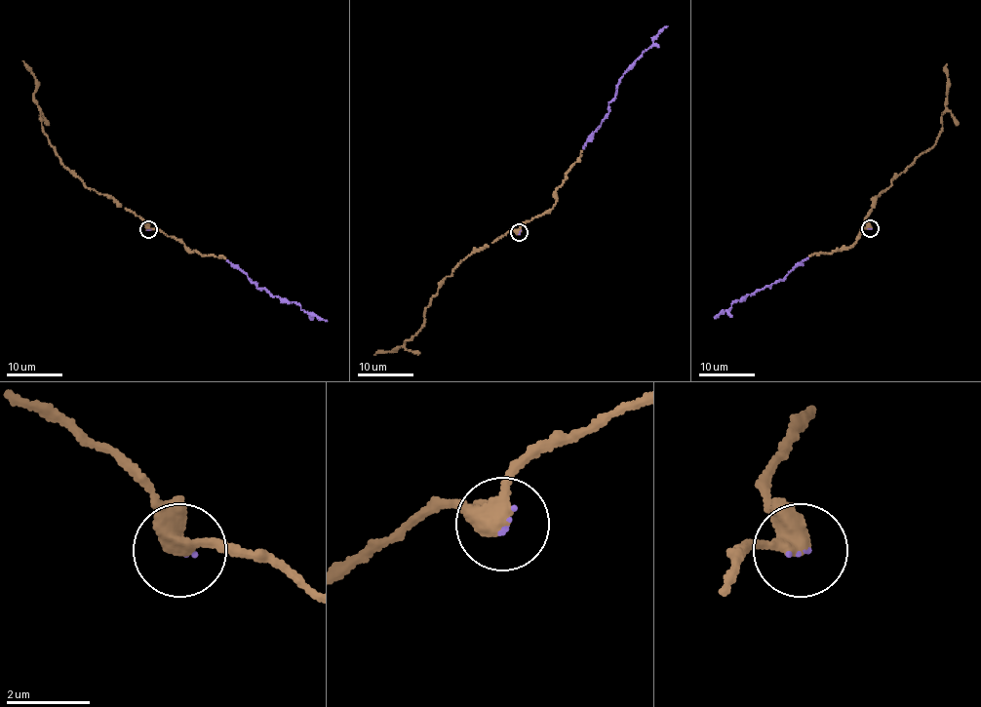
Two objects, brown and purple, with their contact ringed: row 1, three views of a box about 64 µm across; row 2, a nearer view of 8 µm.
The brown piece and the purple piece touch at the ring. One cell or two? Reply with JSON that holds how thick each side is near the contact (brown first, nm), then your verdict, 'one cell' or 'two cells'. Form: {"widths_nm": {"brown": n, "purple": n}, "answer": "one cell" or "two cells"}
{"widths_nm": {"brown": 400, "purple": 70}, "answer": "one cell"}

